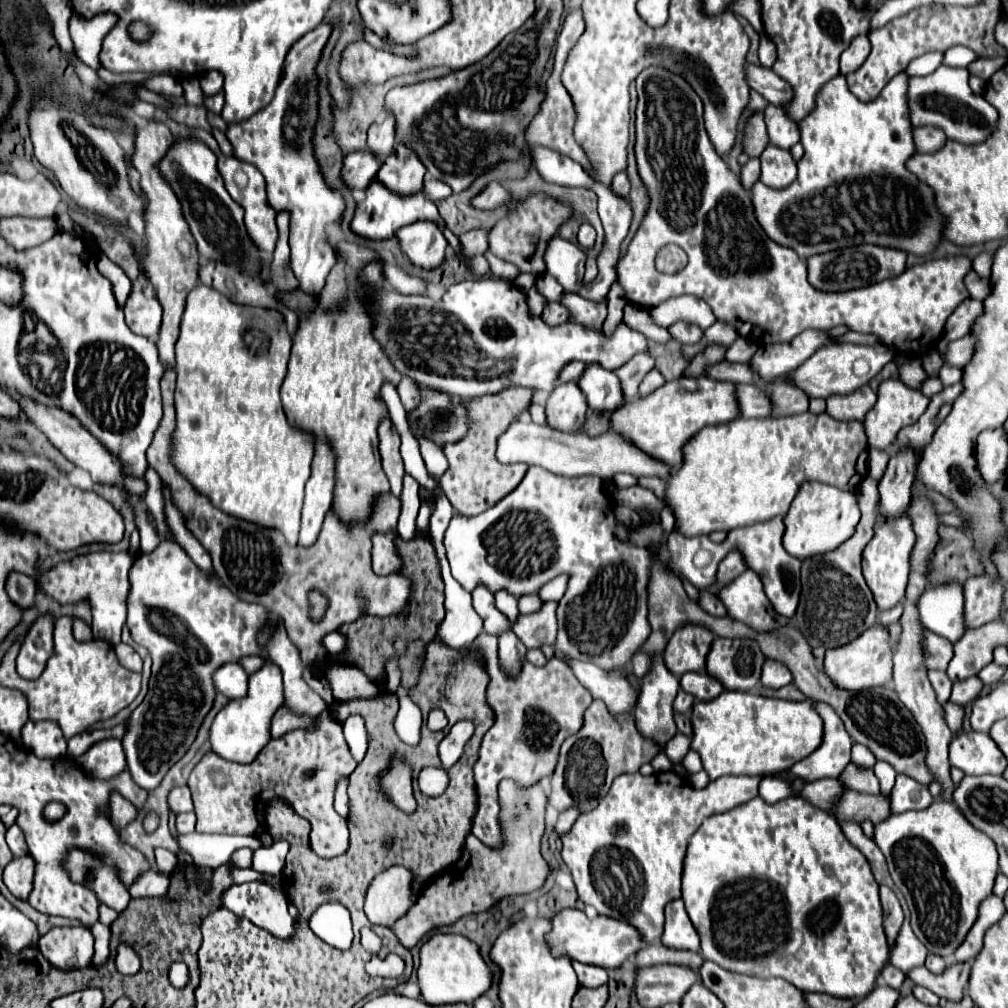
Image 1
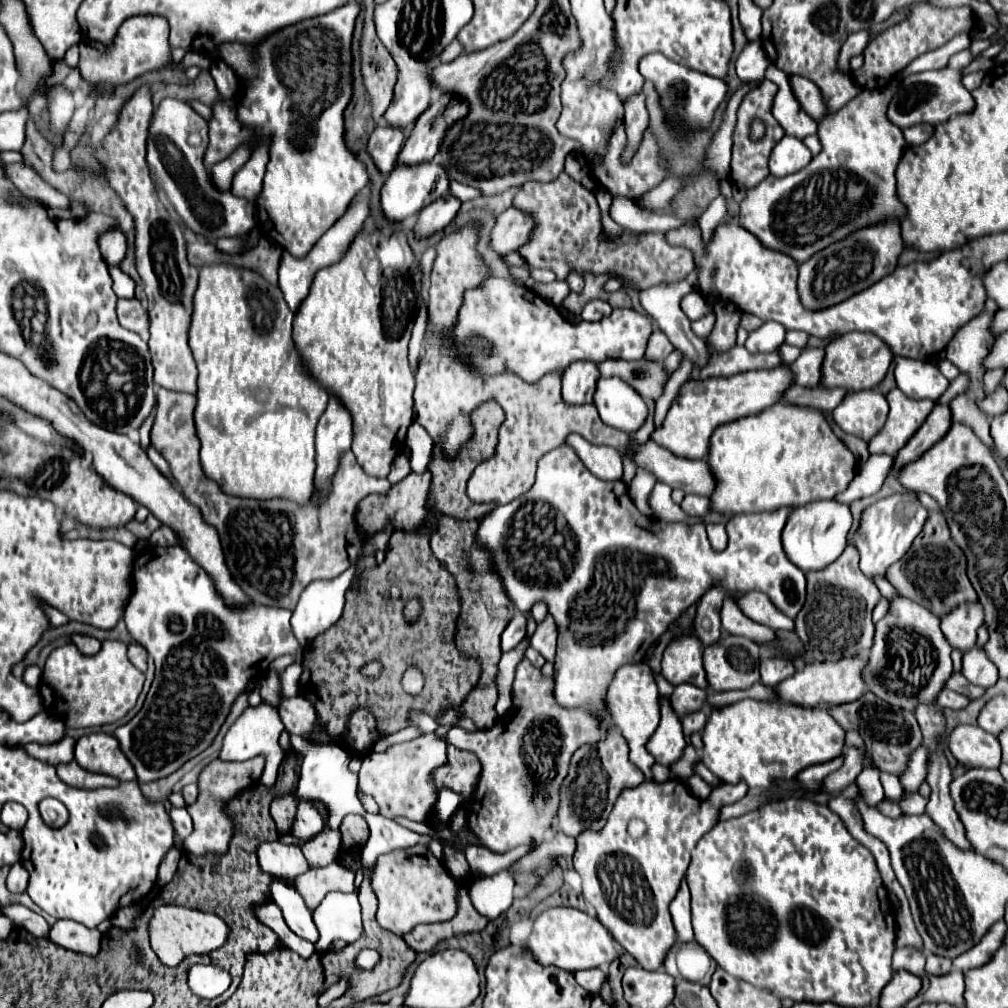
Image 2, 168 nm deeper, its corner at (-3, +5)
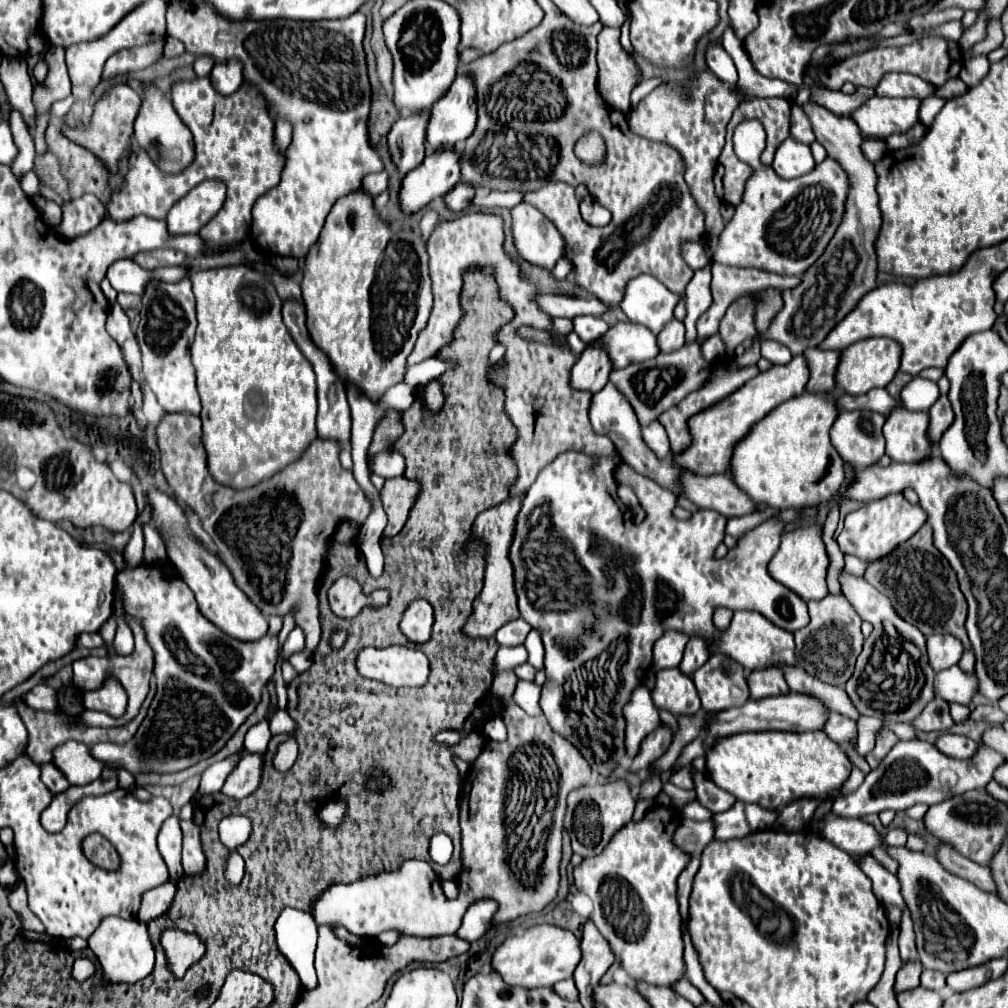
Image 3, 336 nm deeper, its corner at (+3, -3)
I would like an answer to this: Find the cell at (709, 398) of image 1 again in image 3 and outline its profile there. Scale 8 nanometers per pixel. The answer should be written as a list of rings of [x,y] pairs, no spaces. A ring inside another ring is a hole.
[[[794,355],[788,365],[770,367],[768,371],[764,371],[758,377],[744,383],[732,395],[728,395],[722,401],[714,403],[712,407],[692,415],[688,419],[688,431],[690,431],[692,441],[684,451],[672,455],[672,461],[678,467],[690,469],[698,475],[726,473],[728,471],[728,461],[732,457],[734,443],[740,437],[744,437],[750,431],[750,427],[756,421],[760,421],[768,411],[772,411],[776,405],[802,395],[806,381],[808,381],[808,367],[806,367],[806,361],[804,361],[802,355]]]

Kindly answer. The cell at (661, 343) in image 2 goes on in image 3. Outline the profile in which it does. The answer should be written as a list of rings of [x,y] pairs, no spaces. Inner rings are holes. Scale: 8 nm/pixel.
[[[672,321],[664,331],[658,335],[658,349],[660,353],[672,353],[678,351],[684,345],[684,323],[682,321]]]

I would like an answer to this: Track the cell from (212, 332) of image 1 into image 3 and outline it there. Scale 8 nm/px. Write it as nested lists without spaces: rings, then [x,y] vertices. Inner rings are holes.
[[[228,265],[228,267],[216,267],[216,269],[192,273],[190,281],[192,281],[192,291],[196,295],[196,315],[198,315],[198,329],[196,329],[194,343],[190,347],[190,355],[192,355],[192,365],[196,367],[198,393],[202,399],[200,419],[202,419],[202,441],[204,441],[204,449],[208,455],[208,471],[214,479],[230,479],[230,481],[226,481],[226,485],[232,489],[250,489],[250,487],[274,477],[286,465],[298,461],[304,455],[306,447],[316,439],[316,425],[314,425],[316,411],[318,411],[316,377],[314,377],[310,361],[300,353],[300,349],[296,347],[296,343],[288,335],[288,329],[282,323],[282,315],[280,315],[282,299],[278,297],[276,289],[262,273],[258,273],[246,265]]]

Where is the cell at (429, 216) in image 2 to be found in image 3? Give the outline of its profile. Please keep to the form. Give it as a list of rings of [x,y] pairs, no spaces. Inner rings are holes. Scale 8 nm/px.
[[[458,183],[458,185],[444,197],[444,201],[446,201],[446,207],[448,207],[450,211],[462,211],[462,209],[466,209],[466,207],[470,205],[470,201],[472,201],[474,195],[476,195],[476,187],[468,187],[466,183]]]

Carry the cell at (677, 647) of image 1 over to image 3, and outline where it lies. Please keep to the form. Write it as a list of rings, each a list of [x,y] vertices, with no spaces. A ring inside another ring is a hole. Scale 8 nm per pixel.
[[[678,667],[660,669],[656,673],[652,699],[658,709],[668,709],[674,715],[680,715],[680,713],[694,715],[700,711],[700,697],[696,693],[694,683]]]

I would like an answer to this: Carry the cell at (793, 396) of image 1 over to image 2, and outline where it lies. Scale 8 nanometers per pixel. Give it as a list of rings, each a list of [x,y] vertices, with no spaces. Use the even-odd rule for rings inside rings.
[[[804,347],[800,357],[790,365],[796,383],[802,387],[818,387],[822,379],[824,347]]]

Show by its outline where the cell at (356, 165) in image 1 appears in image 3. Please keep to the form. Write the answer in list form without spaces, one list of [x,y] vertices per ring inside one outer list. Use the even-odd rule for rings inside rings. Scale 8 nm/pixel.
[[[422,113],[400,117],[388,133],[388,151],[396,157],[396,167],[400,175],[422,163],[426,155],[426,117]]]

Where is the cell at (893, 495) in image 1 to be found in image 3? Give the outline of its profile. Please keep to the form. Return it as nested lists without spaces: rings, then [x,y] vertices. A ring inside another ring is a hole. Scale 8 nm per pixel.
[[[942,395],[934,405],[932,409],[928,411],[930,415],[930,425],[928,425],[928,439],[932,441],[932,445],[938,445],[942,433],[952,425],[954,421],[954,413],[952,413],[952,407],[950,407],[950,401],[946,395]]]

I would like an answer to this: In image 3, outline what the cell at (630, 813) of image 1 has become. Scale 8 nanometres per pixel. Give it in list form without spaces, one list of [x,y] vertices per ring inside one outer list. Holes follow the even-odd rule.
[[[652,807],[640,821],[632,819],[616,831],[600,855],[584,857],[582,863],[574,867],[576,889],[586,893],[594,903],[590,919],[610,943],[612,953],[622,963],[634,985],[656,983],[672,987],[686,973],[676,903],[676,879],[690,863],[692,855],[684,853],[674,843],[678,825],[678,809],[670,811]]]

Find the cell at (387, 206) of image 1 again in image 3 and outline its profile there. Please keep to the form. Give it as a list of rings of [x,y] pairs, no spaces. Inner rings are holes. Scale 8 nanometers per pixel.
[[[454,149],[428,153],[424,161],[402,179],[398,193],[398,205],[402,213],[418,213],[430,201],[444,197],[460,179],[458,159],[460,153]]]

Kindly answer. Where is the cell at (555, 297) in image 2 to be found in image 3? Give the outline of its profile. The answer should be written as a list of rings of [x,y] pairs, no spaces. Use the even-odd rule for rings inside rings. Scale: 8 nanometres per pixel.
[[[536,295],[536,305],[552,315],[552,317],[576,317],[576,315],[602,315],[608,305],[598,303],[594,297],[576,299],[576,297],[562,297],[562,295]]]

